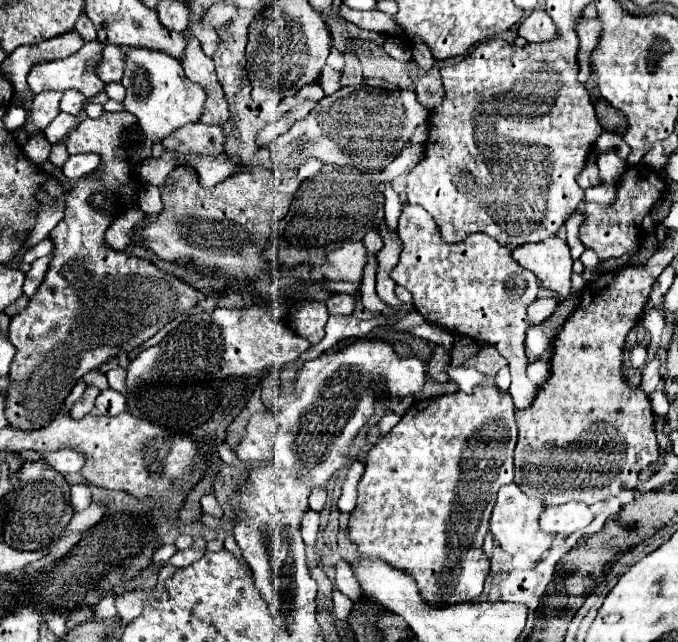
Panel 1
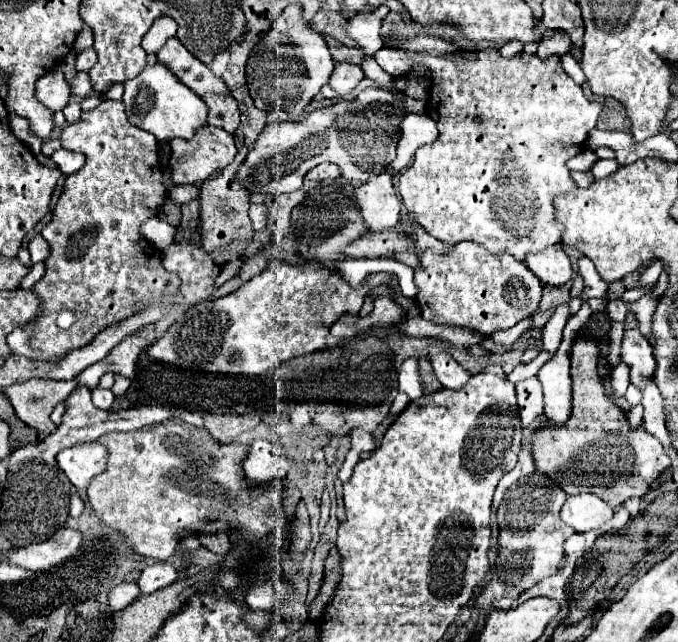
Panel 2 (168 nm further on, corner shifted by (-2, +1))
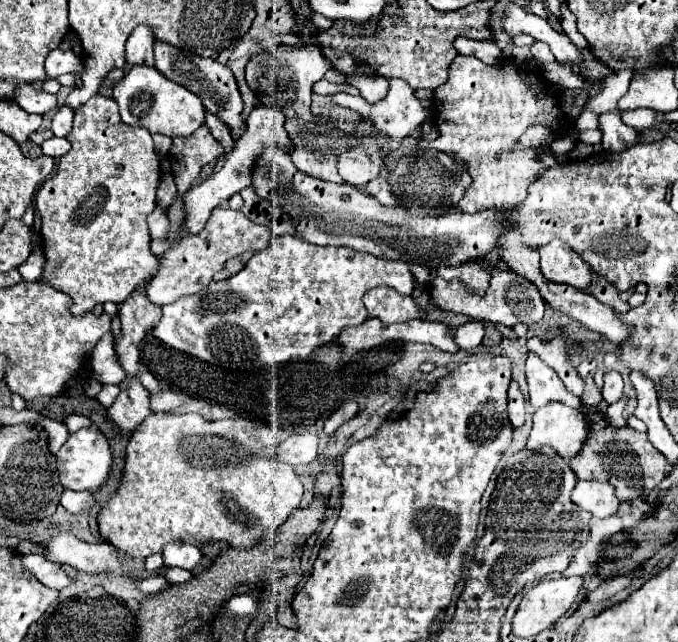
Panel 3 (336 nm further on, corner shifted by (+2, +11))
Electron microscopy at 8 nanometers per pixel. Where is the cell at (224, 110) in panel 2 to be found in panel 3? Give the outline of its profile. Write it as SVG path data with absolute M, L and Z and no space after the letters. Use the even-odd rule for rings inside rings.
M206 113L206 125L210 127L210 131L212 131L212 135L224 145L224 149L226 151L230 151L232 147L234 147L234 139L232 139L232 135L230 135L230 127L218 117L218 115L214 115L214 113Z

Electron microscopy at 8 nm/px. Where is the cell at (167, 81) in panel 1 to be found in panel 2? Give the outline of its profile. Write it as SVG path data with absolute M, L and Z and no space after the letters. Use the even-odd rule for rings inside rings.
M162 63L148 65L138 77L126 81L122 101L126 107L128 121L152 133L158 141L170 141L176 137L188 141L202 125L206 125L206 103L194 91L182 85Z

